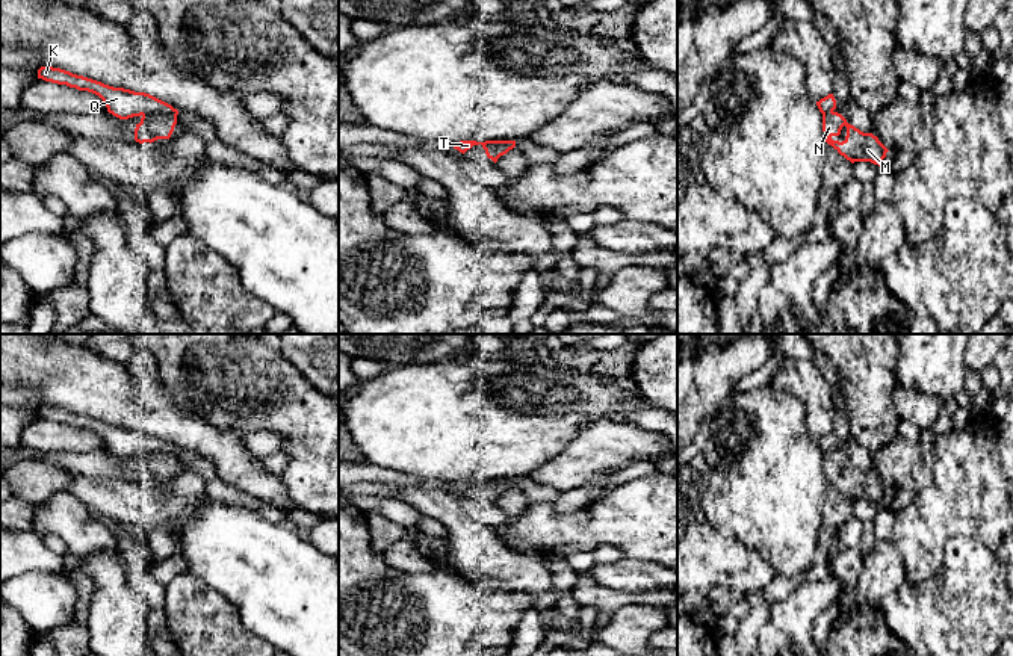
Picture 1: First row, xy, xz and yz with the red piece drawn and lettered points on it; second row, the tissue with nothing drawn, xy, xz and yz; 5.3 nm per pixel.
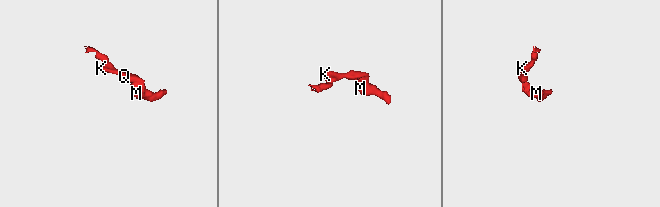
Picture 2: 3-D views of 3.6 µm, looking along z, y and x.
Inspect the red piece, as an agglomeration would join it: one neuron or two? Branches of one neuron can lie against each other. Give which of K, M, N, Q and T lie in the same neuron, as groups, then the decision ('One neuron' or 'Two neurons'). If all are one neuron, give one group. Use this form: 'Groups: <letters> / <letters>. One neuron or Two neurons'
Groups: K Q T / M N. Two neurons

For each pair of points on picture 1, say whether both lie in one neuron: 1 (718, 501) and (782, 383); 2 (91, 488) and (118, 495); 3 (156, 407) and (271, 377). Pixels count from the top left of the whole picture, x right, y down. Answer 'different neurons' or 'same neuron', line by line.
1: different neurons
2: same neuron
3: different neurons

